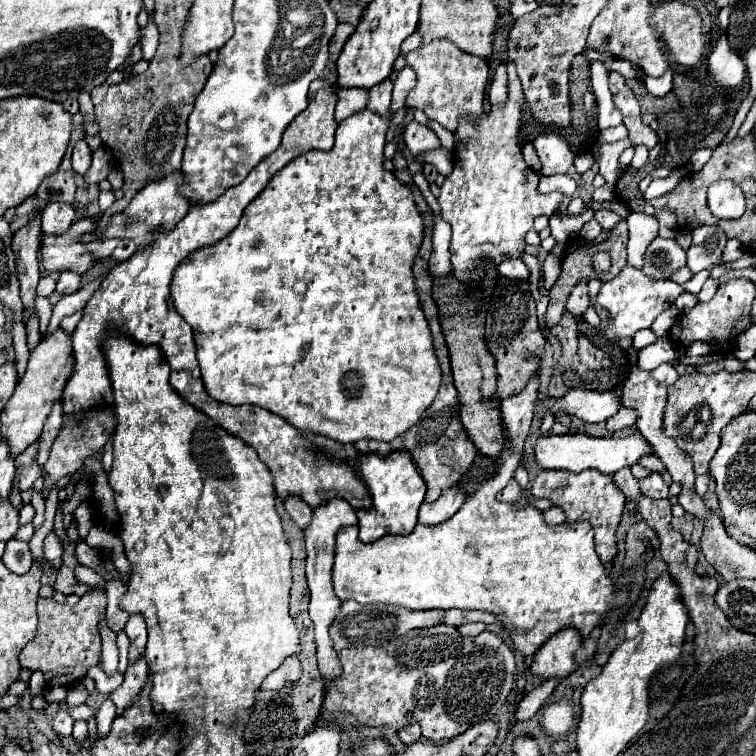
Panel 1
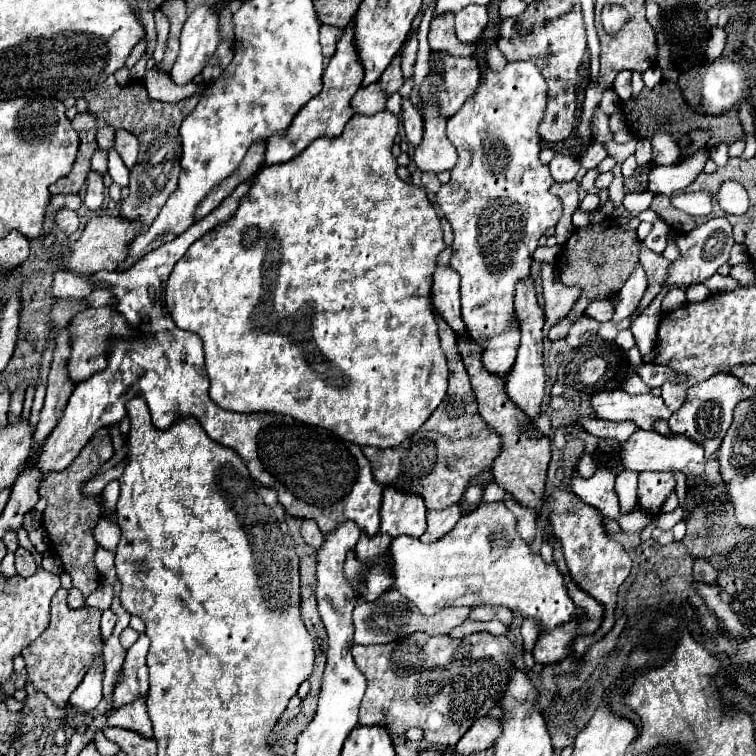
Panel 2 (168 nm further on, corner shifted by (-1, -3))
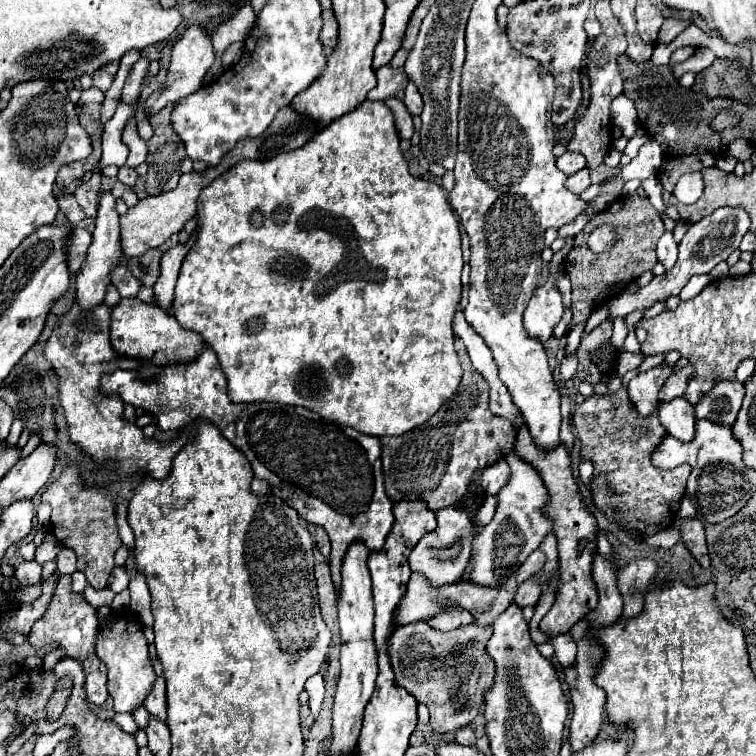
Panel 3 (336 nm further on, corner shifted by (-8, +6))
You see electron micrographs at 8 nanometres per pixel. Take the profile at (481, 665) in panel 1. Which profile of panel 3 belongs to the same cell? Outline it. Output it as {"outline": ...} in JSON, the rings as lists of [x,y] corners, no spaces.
{"outline":[[[417,621],[399,625],[389,637],[389,657],[397,685],[405,687],[419,703],[425,703],[431,713],[431,727],[437,733],[453,733],[469,725],[485,701],[485,691],[491,687],[495,663],[485,651],[491,637],[491,627],[467,625],[453,631],[435,631],[427,623]]]}

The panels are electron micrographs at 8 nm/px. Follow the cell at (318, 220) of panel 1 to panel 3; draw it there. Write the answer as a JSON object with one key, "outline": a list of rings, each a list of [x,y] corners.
{"outline":[[[363,101],[351,113],[331,121],[305,147],[281,153],[269,161],[241,161],[203,189],[197,205],[197,239],[179,271],[173,315],[183,329],[199,333],[211,345],[227,375],[229,399],[233,403],[273,401],[301,405],[319,413],[323,419],[367,435],[403,435],[435,415],[459,387],[463,369],[453,349],[455,335],[451,321],[463,295],[461,271],[461,231],[443,189],[433,181],[423,181],[409,173],[399,149],[399,133],[391,109],[383,101]]]}

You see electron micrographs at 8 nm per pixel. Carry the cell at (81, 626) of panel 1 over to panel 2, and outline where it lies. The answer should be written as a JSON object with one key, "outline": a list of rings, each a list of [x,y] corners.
{"outline":[[[60,588],[50,604],[50,624],[28,648],[22,650],[26,662],[28,680],[40,692],[44,692],[56,706],[66,708],[70,694],[78,688],[84,674],[92,668],[94,658],[102,652],[104,640],[100,634],[100,610],[98,608],[68,608],[66,590]]]}

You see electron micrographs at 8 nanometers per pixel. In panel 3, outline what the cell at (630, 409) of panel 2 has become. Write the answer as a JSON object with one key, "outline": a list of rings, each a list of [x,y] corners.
{"outline":[[[677,397],[673,401],[659,405],[659,419],[663,421],[663,427],[669,435],[673,435],[679,441],[691,441],[695,437],[695,409],[687,399]]]}

